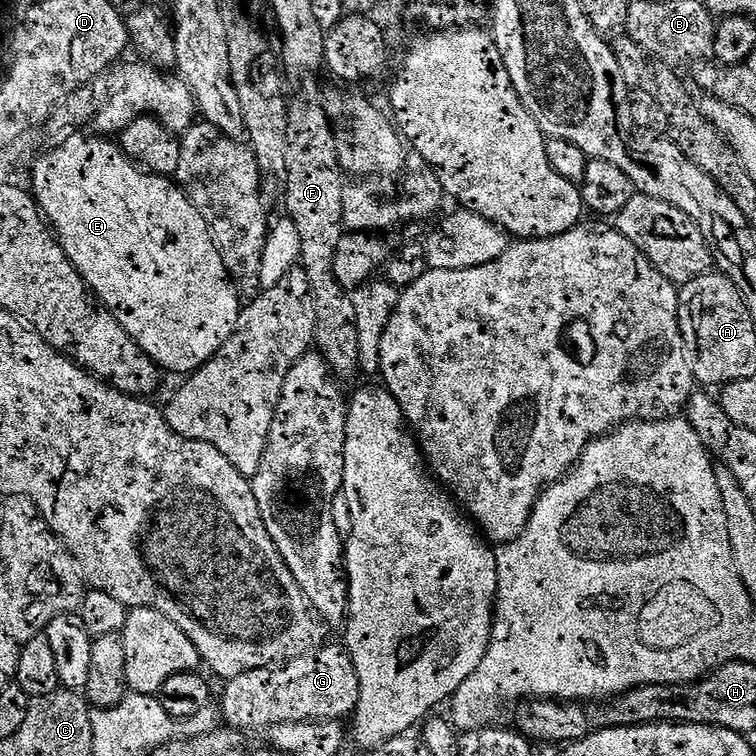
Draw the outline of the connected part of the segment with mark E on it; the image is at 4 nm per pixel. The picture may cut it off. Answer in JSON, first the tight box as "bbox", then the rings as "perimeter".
{"bbox":[30,134,242,374],"perimeter":[[[81,134],[62,142],[62,146],[45,151],[45,156],[36,164],[32,172],[32,185],[30,191],[47,223],[54,229],[58,242],[63,245],[64,252],[74,266],[82,274],[82,278],[88,283],[89,289],[98,297],[105,309],[115,316],[118,323],[128,331],[136,340],[136,345],[143,350],[147,356],[152,357],[161,369],[169,368],[172,372],[184,372],[191,374],[203,368],[208,361],[212,360],[224,343],[231,338],[236,331],[242,311],[240,296],[236,293],[233,277],[230,275],[224,258],[220,253],[220,247],[216,245],[216,239],[212,237],[212,230],[208,226],[208,217],[192,203],[187,192],[175,179],[167,176],[153,176],[151,172],[140,167],[135,160],[131,160],[127,154],[120,149],[119,143],[110,141],[100,134]]]}

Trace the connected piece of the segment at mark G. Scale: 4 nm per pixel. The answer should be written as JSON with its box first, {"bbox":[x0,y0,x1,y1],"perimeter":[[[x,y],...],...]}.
{"bbox":[222,646,360,730],"perimeter":[[[331,646],[317,648],[310,655],[292,660],[288,664],[259,668],[253,672],[247,672],[245,676],[237,676],[227,685],[228,689],[225,690],[224,700],[222,700],[227,723],[237,730],[244,728],[270,730],[275,724],[286,722],[343,721],[344,716],[351,717],[360,706],[360,673],[352,663],[351,655],[343,647],[340,648],[331,648]]]}

